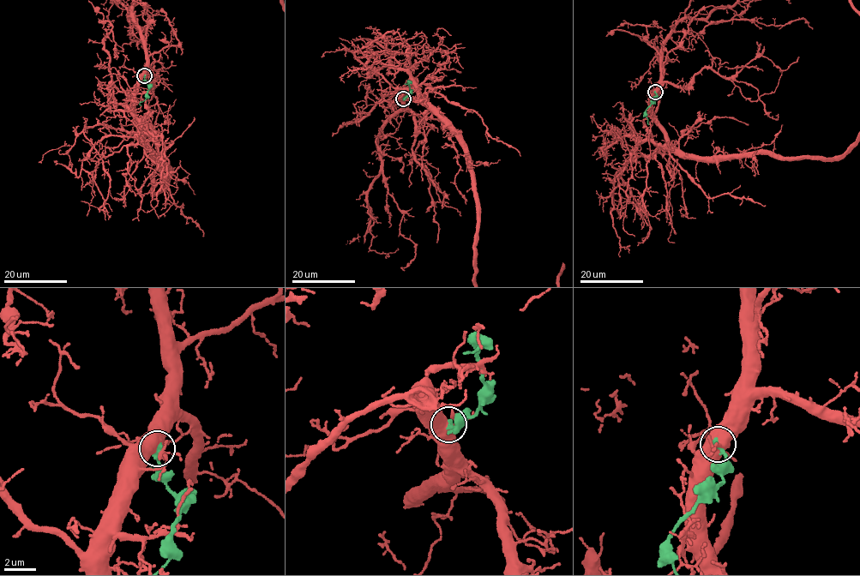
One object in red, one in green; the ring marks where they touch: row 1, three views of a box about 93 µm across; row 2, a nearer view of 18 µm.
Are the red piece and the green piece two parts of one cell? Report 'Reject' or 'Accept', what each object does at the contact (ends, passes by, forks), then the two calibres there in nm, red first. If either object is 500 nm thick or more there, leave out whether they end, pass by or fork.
Reject. At the ring red forks. At the ring green ends. Thickness 480 nm (red) against 300 nm

